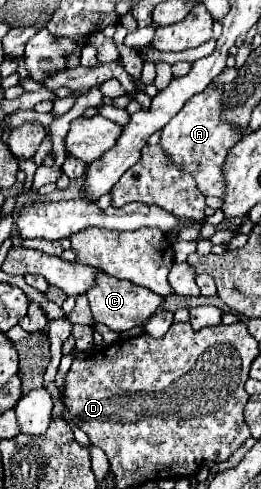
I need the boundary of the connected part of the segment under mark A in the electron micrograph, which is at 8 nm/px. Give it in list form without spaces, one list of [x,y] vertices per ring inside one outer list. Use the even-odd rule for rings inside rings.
[[[210,86],[210,90],[196,94],[162,128],[160,134],[160,148],[168,156],[170,164],[180,166],[182,172],[190,174],[204,196],[218,196],[218,198],[224,198],[226,194],[226,178],[222,174],[222,162],[226,160],[230,148],[236,146],[244,136],[240,126],[224,118],[226,108],[222,102],[222,94],[224,94],[224,86]]]

